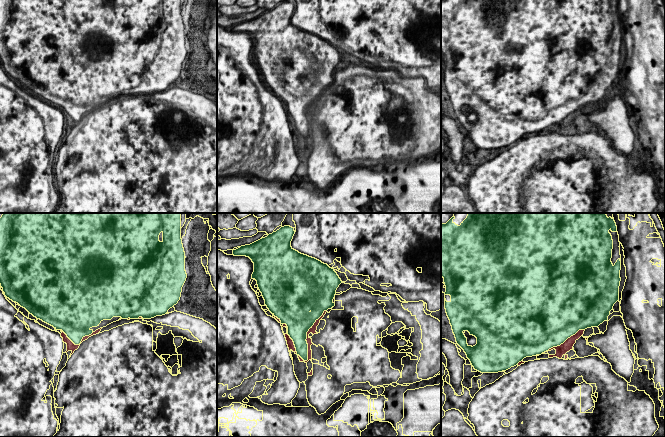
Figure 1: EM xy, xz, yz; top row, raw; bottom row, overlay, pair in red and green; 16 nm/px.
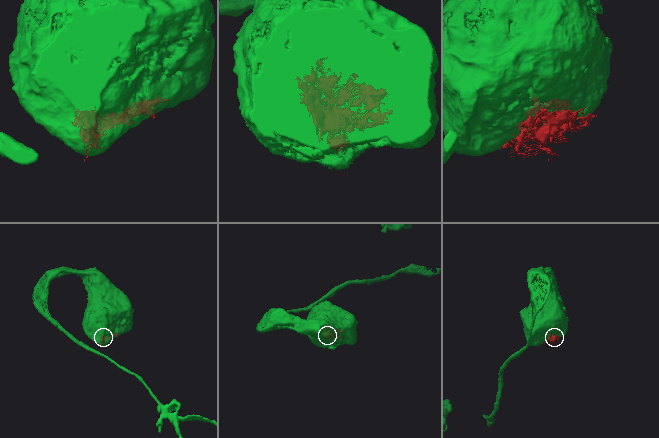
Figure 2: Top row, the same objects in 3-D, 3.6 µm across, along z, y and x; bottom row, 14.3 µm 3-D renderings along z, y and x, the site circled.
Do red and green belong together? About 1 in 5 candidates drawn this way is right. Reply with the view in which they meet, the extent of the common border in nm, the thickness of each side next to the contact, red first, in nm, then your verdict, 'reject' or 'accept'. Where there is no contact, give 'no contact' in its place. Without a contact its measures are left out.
meets red in xz; contact 900 nm long; 100 nm thick on the red side, 380 nm on the other; reject

